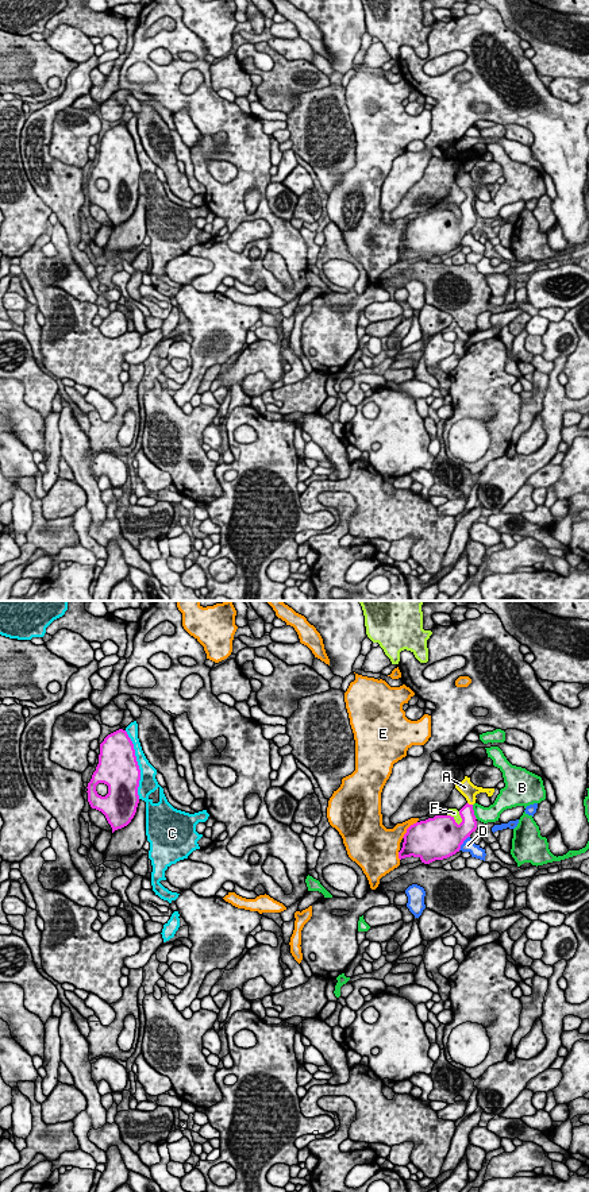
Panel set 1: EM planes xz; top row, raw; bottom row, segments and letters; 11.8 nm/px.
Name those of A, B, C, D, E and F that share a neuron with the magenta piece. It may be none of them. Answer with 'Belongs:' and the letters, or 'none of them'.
Belongs: A

